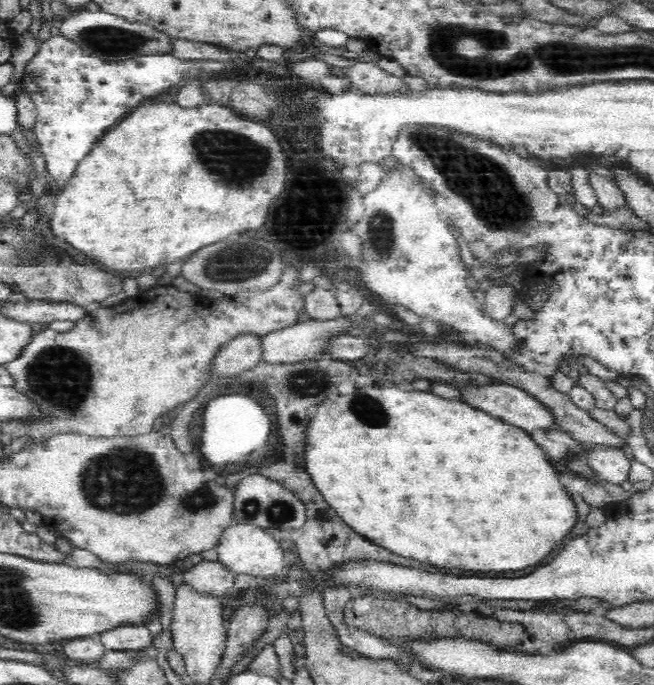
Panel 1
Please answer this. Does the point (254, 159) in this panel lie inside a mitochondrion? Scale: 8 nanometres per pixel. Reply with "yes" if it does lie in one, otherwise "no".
yes

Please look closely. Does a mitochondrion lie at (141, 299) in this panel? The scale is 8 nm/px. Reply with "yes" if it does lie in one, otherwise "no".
no

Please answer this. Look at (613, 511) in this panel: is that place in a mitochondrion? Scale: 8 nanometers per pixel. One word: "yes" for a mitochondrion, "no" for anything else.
no

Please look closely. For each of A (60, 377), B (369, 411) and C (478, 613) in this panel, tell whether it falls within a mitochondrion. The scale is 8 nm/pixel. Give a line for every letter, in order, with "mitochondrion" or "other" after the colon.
A: mitochondrion
B: mitochondrion
C: other

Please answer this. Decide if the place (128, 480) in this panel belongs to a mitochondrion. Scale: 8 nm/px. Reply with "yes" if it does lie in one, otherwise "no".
yes

